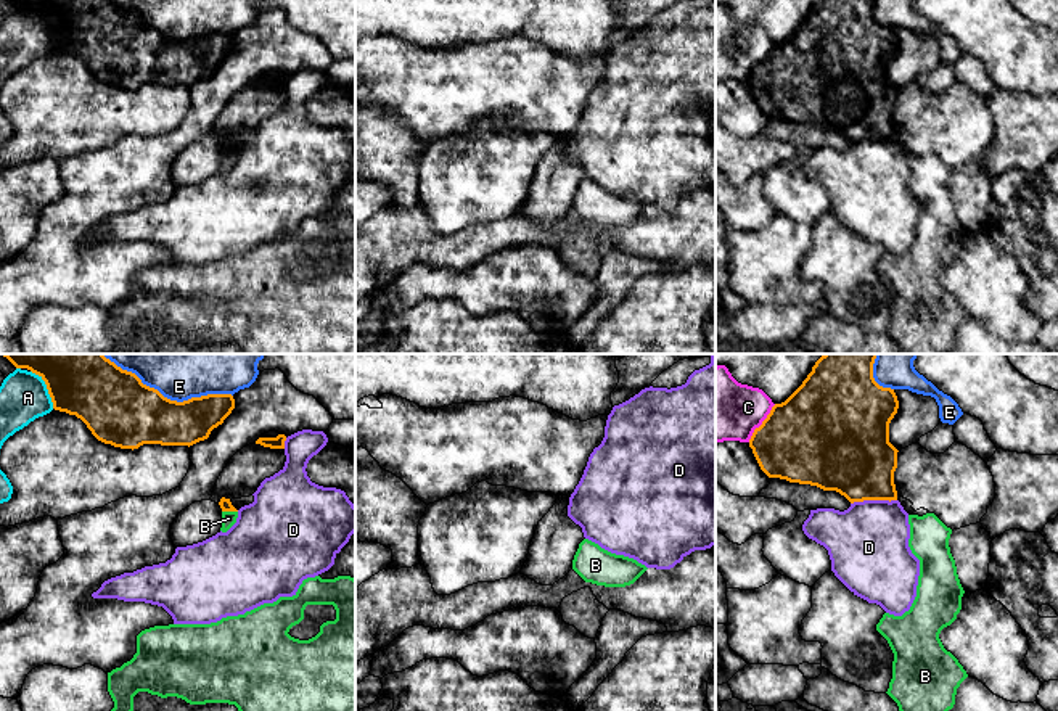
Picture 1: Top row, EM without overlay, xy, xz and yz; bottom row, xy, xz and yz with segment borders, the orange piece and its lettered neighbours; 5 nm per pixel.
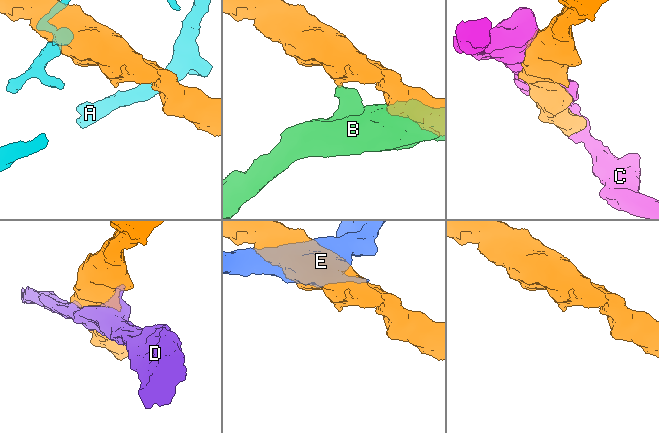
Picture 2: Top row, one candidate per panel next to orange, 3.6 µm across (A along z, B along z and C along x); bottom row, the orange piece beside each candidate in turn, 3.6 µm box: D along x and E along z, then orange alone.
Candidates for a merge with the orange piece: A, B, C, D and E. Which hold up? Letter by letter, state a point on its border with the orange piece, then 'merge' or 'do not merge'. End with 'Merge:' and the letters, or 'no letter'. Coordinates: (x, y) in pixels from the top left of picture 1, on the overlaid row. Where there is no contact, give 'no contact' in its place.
A: xy (47, 388) | do not merge
B: xy (230, 510) | do not merge
C: yz (762, 423) | do not merge
D: yz (873, 499) | do not merge
E: xy (166, 398) | do not merge
Merge: no letter

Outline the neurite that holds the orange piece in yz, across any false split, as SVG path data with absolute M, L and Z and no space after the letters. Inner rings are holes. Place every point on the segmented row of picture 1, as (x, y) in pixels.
M823 354L802 384L785 402L772 407L749 439L749 447L769 478L836 491L851 503L897 500L894 471L899 450L889 442L889 423L897 413L899 401L894 389L883 388L875 381L875 359L876 354Z

